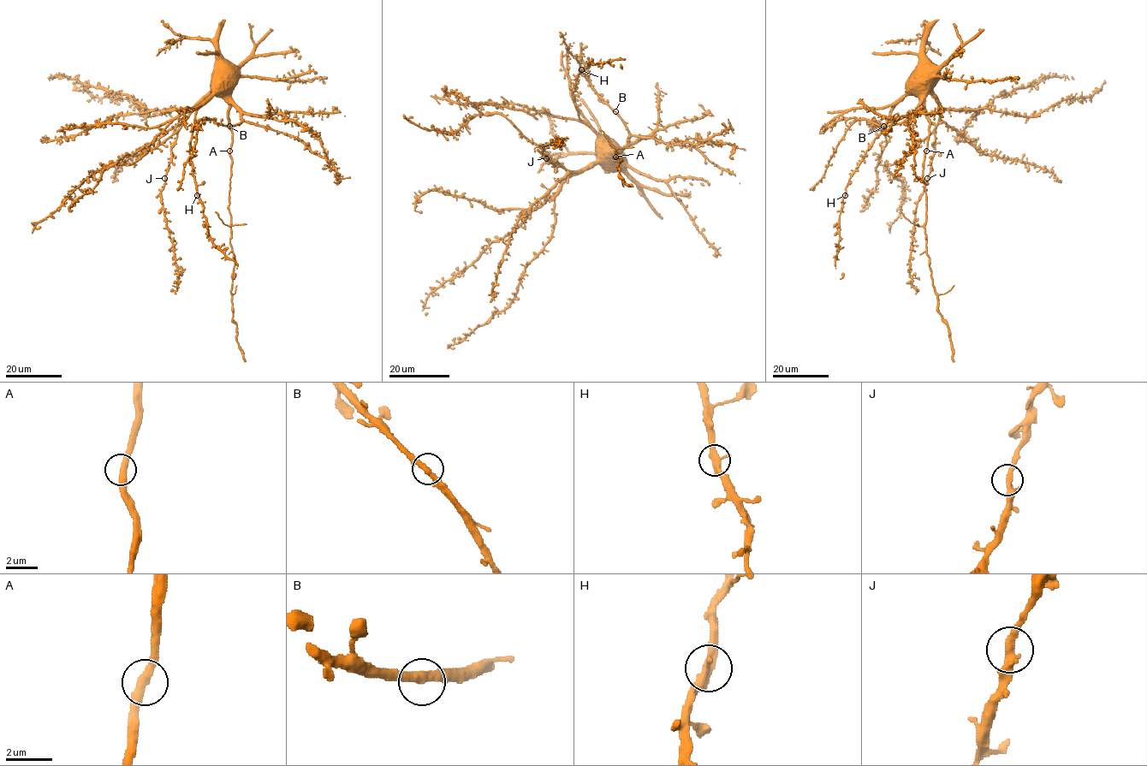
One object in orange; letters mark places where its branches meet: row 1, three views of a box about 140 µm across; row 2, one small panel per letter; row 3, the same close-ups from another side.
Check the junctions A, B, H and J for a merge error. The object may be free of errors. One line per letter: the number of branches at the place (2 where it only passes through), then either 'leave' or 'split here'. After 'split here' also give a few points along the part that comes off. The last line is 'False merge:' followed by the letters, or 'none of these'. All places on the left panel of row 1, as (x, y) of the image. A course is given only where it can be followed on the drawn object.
A: 2 | leave
B: 2 | leave
H: 2 | leave
J: 2 | leave
False merge: none of these

